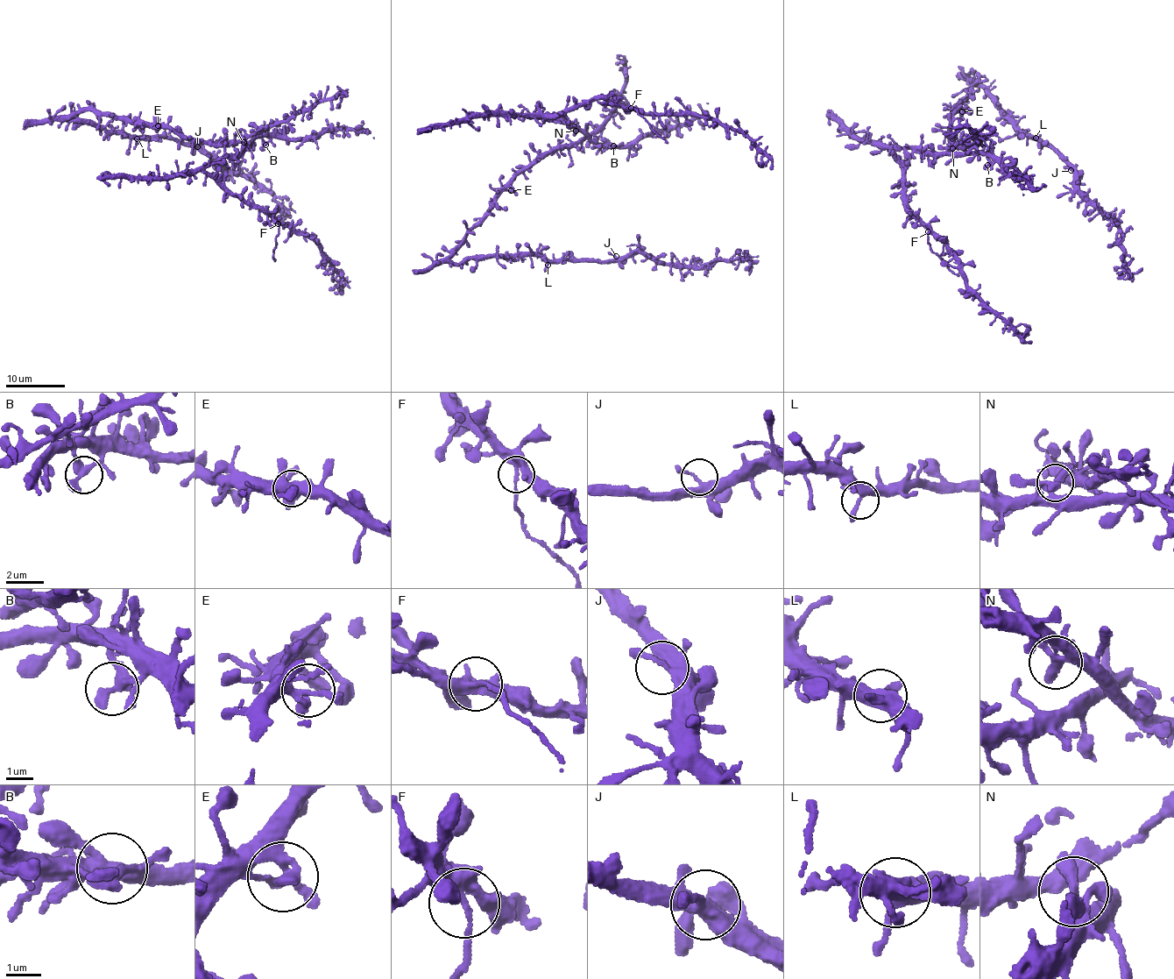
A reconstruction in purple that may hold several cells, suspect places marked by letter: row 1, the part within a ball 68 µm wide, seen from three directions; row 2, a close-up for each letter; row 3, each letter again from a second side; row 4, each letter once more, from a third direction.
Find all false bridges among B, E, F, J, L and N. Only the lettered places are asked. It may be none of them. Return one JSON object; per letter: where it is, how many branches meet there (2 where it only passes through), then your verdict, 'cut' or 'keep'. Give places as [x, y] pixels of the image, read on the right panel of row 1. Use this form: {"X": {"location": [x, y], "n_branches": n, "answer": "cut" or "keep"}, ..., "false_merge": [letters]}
{"B": {"location": [987, 165], "n_branches": 2, "answer": "keep"}, "E": {"location": [962, 111], "n_branches": 3, "answer": "keep"}, "F": {"location": [928, 231], "n_branches": 3, "answer": "cut"}, "J": {"location": [1071, 170], "n_branches": 3, "answer": "keep"}, "L": {"location": [1036, 138], "n_branches": 3, "answer": "keep"}, "N": {"location": [952, 148], "n_branches": 2, "answer": "keep"}, "false_merge": ["F"]}

